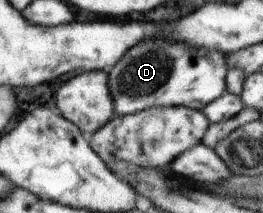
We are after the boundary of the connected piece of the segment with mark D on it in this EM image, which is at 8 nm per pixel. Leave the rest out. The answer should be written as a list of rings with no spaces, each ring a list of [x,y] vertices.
[[[144,40],[136,48],[128,50],[126,56],[110,70],[110,92],[114,100],[116,115],[130,115],[155,107],[187,107],[203,111],[209,103],[217,100],[227,92],[225,79],[227,76],[226,55],[208,48],[194,48],[190,44],[162,44],[158,40]]]

